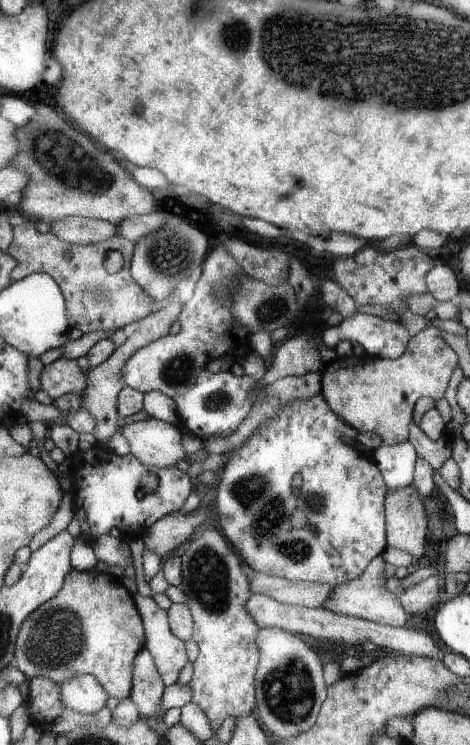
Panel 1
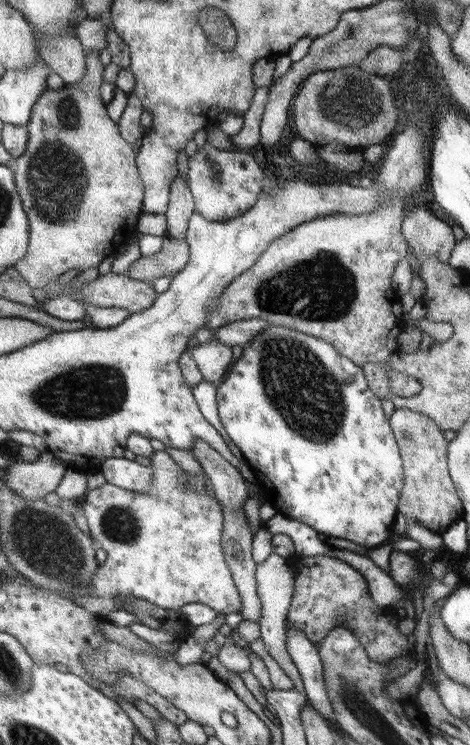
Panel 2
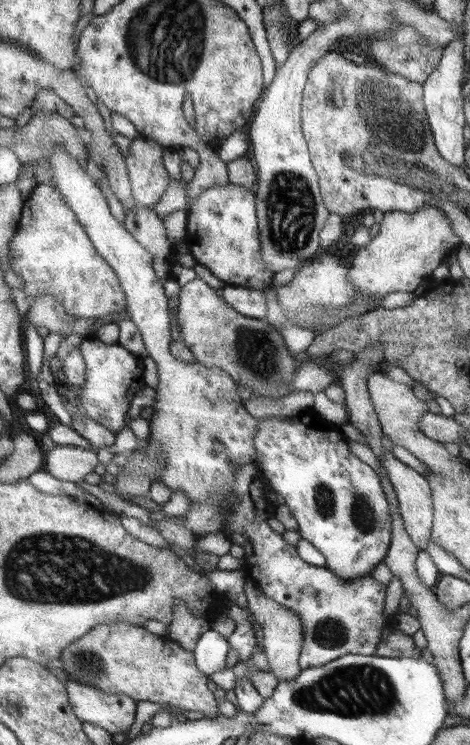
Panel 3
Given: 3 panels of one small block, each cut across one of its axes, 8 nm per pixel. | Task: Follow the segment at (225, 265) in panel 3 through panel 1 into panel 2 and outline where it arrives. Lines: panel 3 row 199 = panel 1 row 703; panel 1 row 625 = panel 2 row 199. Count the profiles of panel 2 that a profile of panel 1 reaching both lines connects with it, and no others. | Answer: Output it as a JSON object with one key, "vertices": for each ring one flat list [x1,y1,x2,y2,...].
{"vertices":[[205,142,201,148,195,150,195,154,187,156,187,186,193,194,195,212,199,212,205,220,235,220,235,216,247,214,251,206,255,206,261,190,263,172,251,158,251,154,247,154,247,150,217,150,209,142]]}

